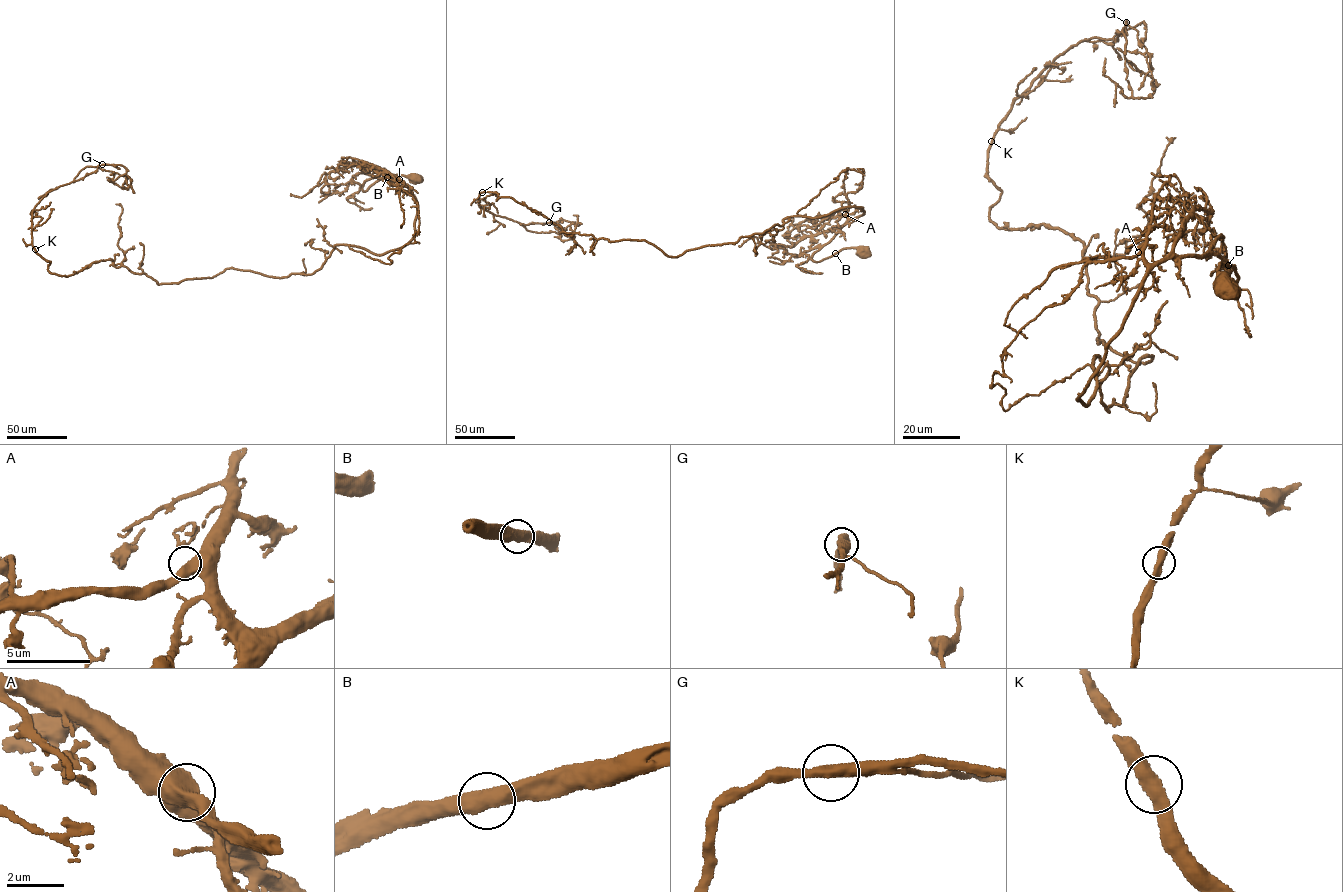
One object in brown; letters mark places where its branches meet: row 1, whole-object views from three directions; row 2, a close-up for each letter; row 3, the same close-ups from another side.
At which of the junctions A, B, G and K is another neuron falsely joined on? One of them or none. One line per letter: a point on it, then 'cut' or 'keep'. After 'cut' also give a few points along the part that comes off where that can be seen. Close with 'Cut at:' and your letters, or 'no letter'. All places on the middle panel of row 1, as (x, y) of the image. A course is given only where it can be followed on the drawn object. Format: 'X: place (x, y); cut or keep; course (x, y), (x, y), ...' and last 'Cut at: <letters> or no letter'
A: place (845, 214); keep
B: place (835, 253); keep
G: place (549, 222); keep
K: place (482, 192); keep
Cut at: no letter

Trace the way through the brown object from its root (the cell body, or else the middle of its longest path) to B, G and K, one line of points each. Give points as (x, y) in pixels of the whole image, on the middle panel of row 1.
B: (861, 252), (847, 248), (835, 253)
G: (861, 252), (811, 257), (863, 214), (854, 206), (674, 257), (479, 193), (495, 215), (549, 222)
K: (861, 252), (811, 257), (862, 207), (787, 217), (674, 257), (644, 240), (566, 233), (510, 197), (482, 192)

